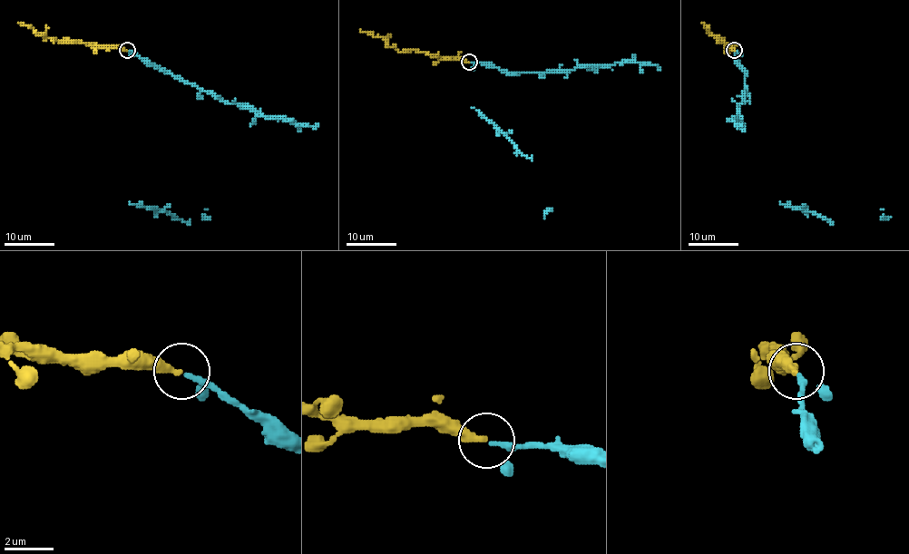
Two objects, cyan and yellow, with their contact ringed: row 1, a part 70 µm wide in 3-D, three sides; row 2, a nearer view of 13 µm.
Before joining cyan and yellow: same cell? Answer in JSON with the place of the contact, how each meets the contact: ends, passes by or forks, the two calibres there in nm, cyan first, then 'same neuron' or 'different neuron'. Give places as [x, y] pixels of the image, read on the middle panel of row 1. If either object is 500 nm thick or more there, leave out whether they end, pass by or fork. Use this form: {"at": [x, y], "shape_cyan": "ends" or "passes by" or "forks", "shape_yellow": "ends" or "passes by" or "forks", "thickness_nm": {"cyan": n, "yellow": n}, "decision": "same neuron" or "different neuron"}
{"at": [469, 62], "shape_cyan": "passes by", "shape_yellow": "ends", "thickness_nm": {"cyan": 170, "yellow": 320}, "decision": "same neuron"}

